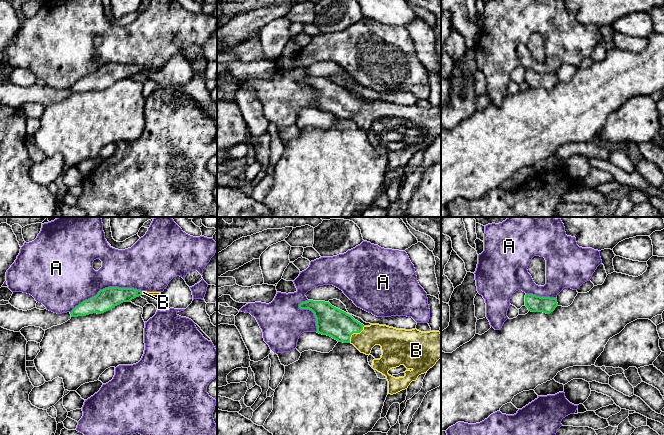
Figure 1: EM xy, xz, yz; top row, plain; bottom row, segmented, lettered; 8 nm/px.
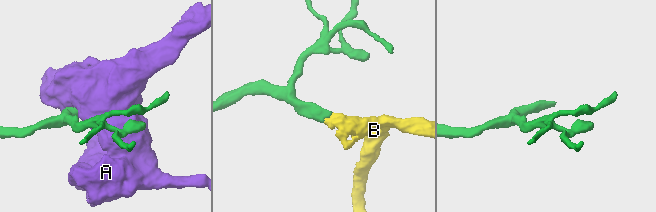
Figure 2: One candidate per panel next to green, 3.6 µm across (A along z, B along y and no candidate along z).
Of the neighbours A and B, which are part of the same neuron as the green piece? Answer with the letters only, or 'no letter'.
B

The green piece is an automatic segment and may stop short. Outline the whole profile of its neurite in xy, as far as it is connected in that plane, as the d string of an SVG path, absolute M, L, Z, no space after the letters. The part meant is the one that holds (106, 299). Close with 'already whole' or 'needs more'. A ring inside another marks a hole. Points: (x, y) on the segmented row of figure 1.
M108 287L100 290L96 296L83 301L70 314L71 317L86 316L93 313L101 314L123 302L130 302L132 299L145 294L159 295L161 292L147 292L134 288Z | needs more

